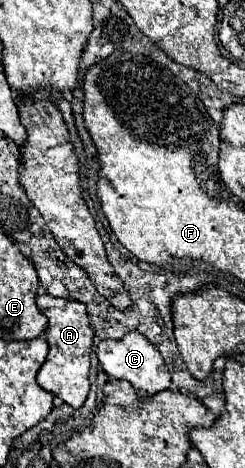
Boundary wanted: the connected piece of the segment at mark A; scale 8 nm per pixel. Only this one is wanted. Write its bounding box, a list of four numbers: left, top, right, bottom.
[37,295,93,409]

